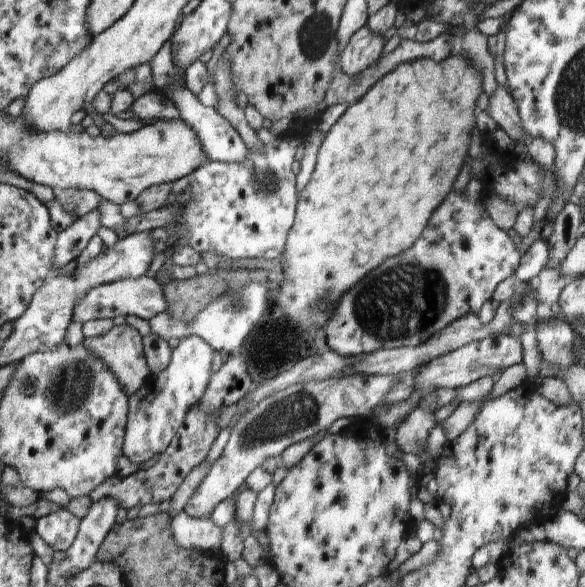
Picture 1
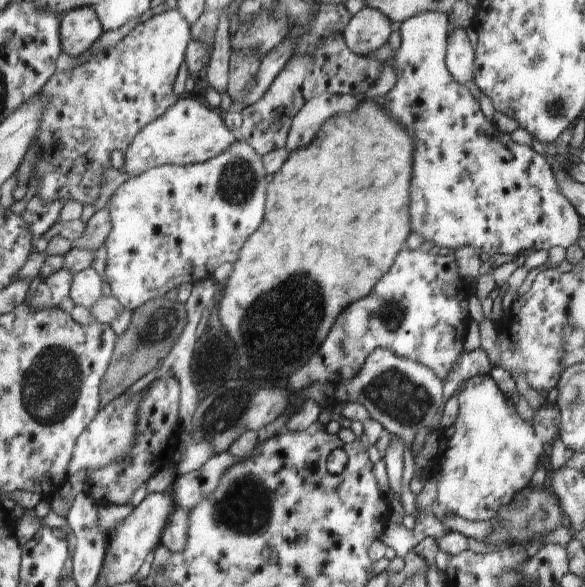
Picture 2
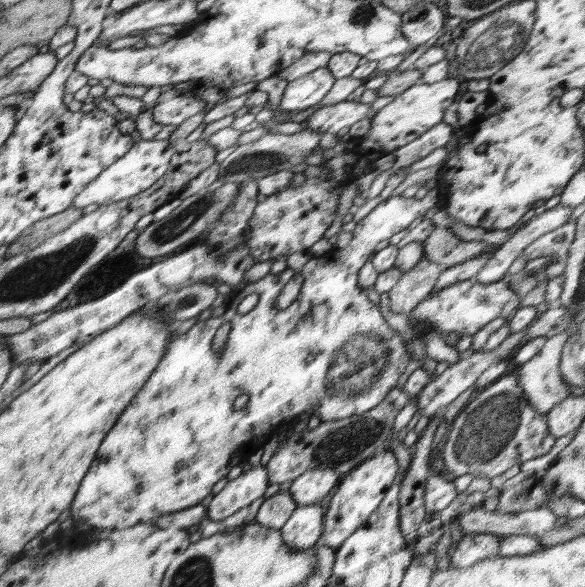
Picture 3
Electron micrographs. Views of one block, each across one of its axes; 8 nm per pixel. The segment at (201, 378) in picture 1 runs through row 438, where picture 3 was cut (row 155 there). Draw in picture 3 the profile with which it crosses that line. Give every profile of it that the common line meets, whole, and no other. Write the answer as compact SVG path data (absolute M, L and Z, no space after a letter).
M168 139L138 141L126 155L118 158L114 164L108 166L90 184L87 184L86 188L72 200L71 206L83 208L88 204L110 204L140 194L165 173L172 155L179 150L180 148L172 146Z

